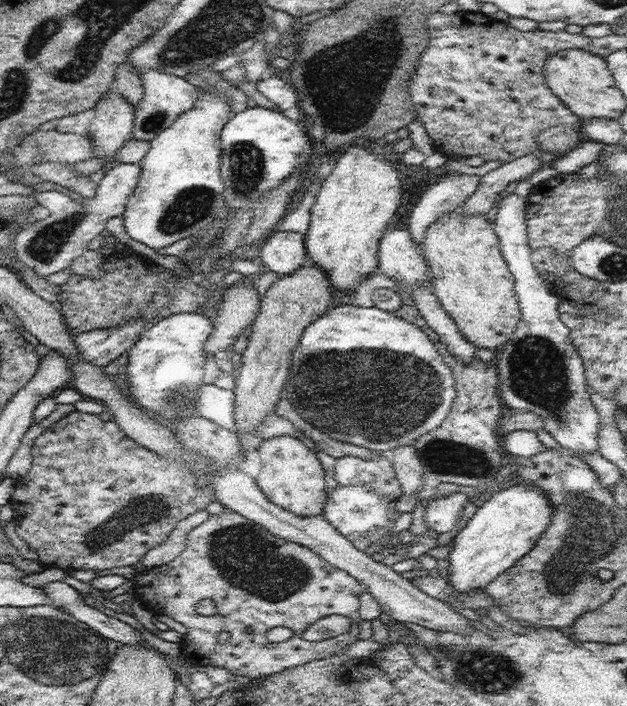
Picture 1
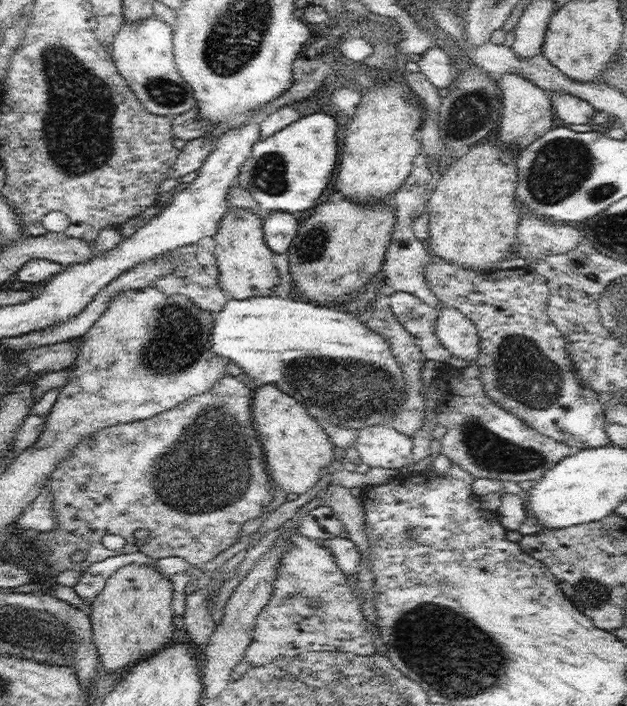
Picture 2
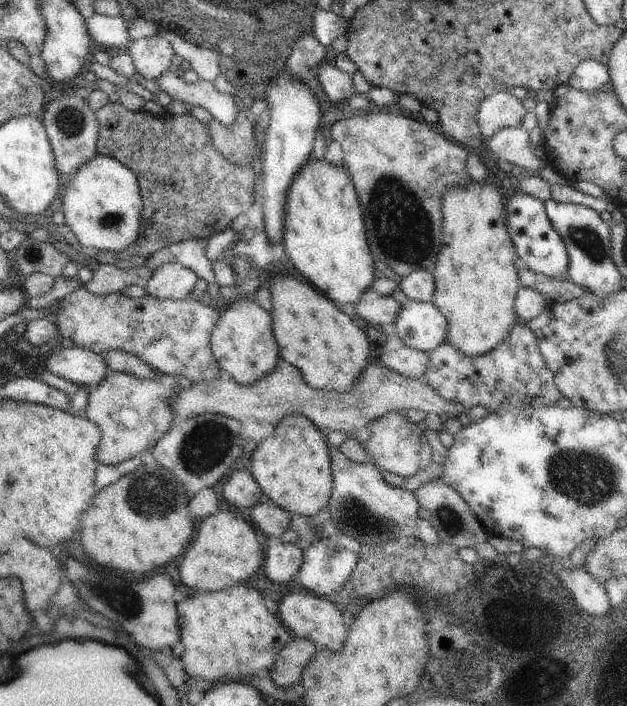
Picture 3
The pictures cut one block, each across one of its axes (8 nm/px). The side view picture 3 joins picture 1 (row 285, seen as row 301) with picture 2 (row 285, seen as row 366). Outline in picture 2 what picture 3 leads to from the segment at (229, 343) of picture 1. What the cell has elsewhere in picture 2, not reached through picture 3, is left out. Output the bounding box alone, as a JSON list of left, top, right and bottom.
[213,208,279,299]

